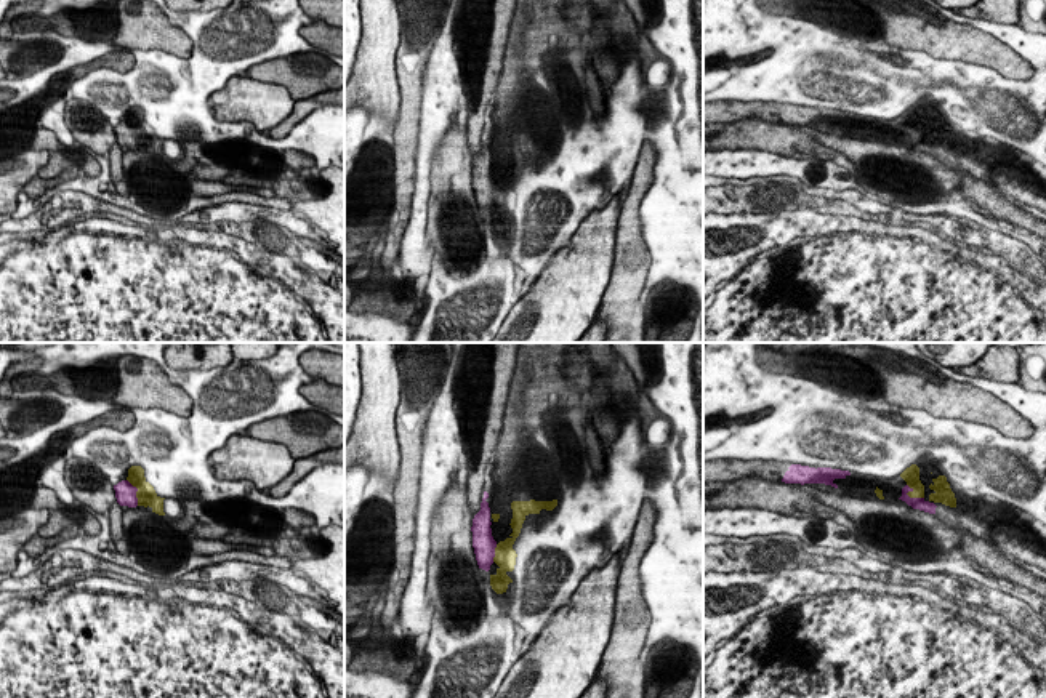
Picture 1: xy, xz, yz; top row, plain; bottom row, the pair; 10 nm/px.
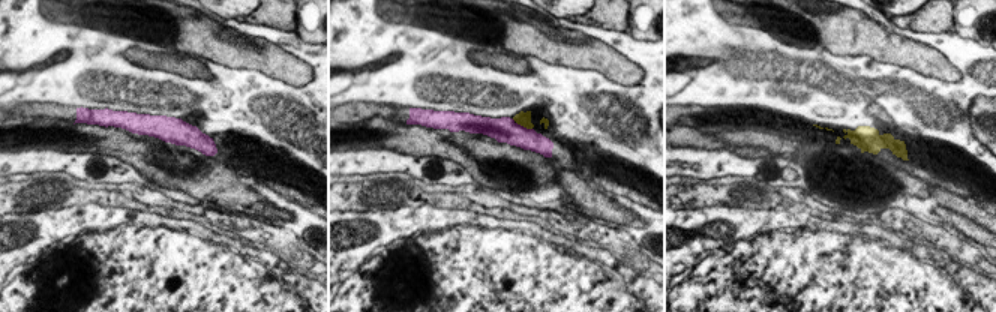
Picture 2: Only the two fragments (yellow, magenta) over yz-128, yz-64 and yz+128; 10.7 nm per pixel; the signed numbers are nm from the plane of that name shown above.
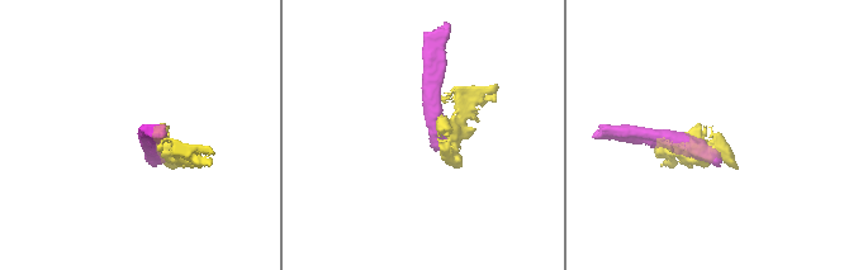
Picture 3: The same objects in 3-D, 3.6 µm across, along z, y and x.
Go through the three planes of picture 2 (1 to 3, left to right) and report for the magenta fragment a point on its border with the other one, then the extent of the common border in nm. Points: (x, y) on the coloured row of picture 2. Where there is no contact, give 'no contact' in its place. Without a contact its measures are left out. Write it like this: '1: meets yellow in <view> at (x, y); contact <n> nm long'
1: no contact
2: meets yellow in yz-64 at (522, 125); contact 260 nm long
3: no contact

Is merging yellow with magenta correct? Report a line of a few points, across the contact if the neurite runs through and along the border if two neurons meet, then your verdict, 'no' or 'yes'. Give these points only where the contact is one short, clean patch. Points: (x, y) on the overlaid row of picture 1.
yz (910, 474), (910, 497), (917, 503) | yes

